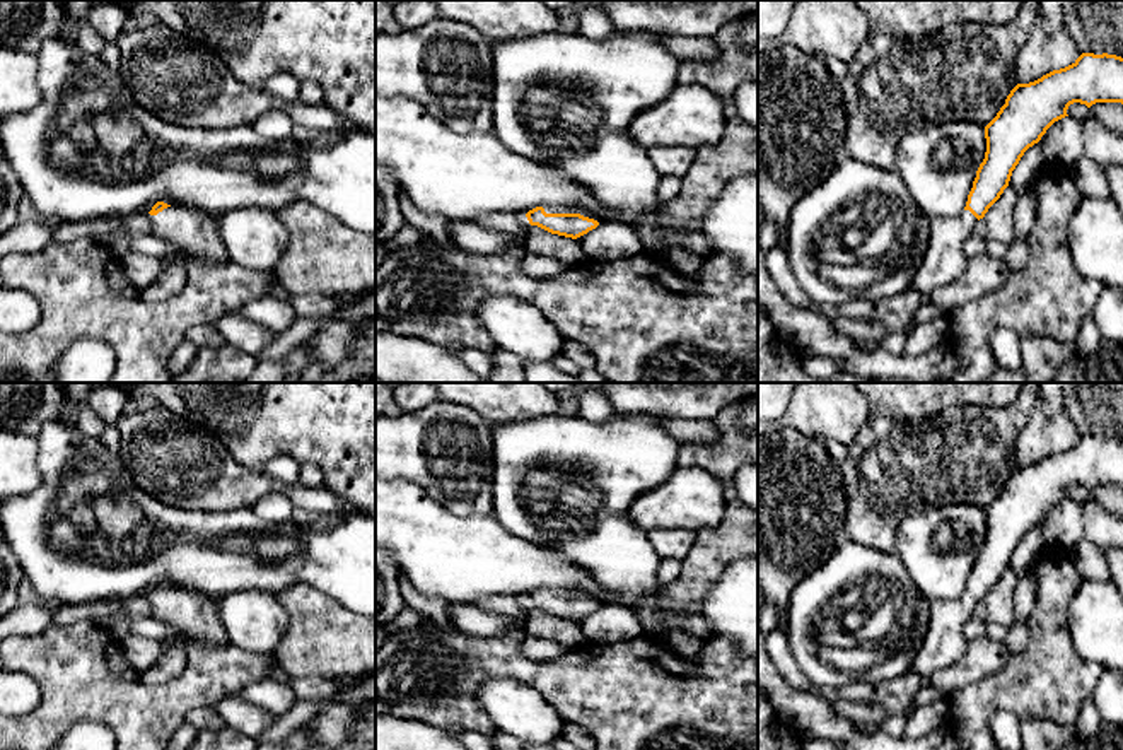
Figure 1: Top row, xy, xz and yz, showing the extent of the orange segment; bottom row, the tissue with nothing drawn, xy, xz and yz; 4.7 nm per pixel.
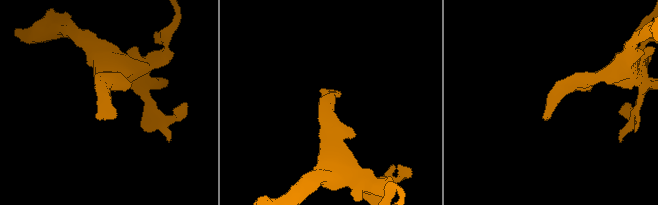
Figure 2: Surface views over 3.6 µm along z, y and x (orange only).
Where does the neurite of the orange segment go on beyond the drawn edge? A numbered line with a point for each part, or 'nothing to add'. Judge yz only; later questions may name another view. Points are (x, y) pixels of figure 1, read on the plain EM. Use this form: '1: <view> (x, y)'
1: yz (944, 644)

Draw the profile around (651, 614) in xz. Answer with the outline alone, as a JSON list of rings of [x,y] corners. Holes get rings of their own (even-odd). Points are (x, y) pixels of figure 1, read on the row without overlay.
[[[662,586],[643,596],[637,606],[633,606],[633,613],[638,617],[643,630],[649,630],[655,637],[662,637],[671,632],[678,632],[671,625],[671,615],[662,608],[660,603]]]

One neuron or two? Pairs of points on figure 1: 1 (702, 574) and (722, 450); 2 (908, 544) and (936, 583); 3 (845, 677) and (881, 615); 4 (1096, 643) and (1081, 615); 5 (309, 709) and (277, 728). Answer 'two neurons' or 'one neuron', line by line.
1: one neuron
2: one neuron
3: one neuron
4: one neuron
5: one neuron

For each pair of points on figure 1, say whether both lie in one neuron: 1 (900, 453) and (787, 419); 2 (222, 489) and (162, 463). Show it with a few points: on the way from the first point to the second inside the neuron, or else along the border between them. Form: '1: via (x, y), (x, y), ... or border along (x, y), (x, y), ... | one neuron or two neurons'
1: border along (871, 417), (847, 445) | two neurons
2: via (207, 477), (178, 463) | one neuron

